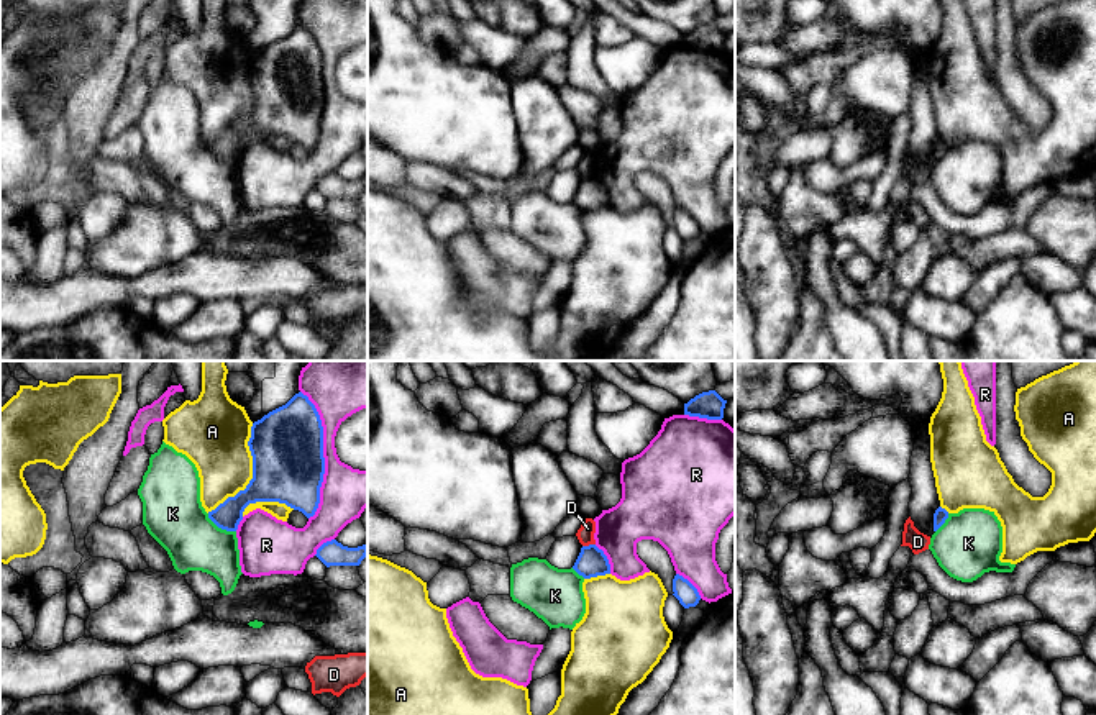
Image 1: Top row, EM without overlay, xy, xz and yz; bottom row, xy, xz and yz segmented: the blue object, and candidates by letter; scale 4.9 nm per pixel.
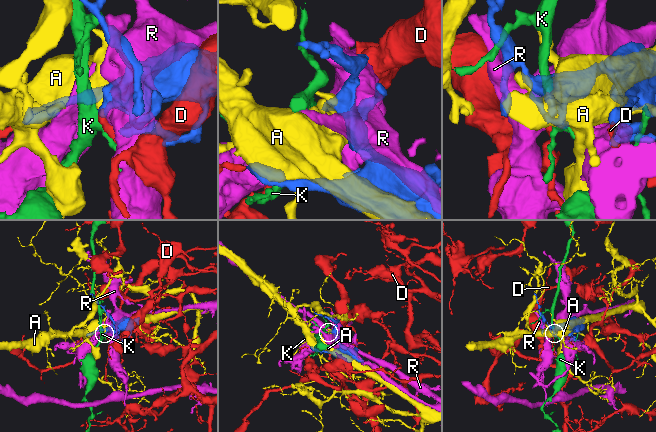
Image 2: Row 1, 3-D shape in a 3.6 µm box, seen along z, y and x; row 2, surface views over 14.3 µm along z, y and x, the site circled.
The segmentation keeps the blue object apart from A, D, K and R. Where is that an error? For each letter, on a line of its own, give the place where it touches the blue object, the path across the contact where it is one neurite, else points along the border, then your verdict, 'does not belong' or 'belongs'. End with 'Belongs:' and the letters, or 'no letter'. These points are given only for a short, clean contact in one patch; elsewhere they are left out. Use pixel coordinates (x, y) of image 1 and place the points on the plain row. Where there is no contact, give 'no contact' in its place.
A: xy (253, 107) | does not belong
D: xz (589, 177) | does not belong
K: xy (220, 159) | along xy (207, 146), (219, 159), (235, 164) | does not belong
R: xy (322, 87) | does not belong
Belongs: no letter

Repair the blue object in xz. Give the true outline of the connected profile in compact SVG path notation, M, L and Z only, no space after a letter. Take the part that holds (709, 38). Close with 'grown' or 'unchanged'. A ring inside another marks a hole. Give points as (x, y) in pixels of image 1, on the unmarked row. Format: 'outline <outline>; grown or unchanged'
outline M715 23L702 25L684 36L684 48L707 52L722 52L727 33Z; unchanged

